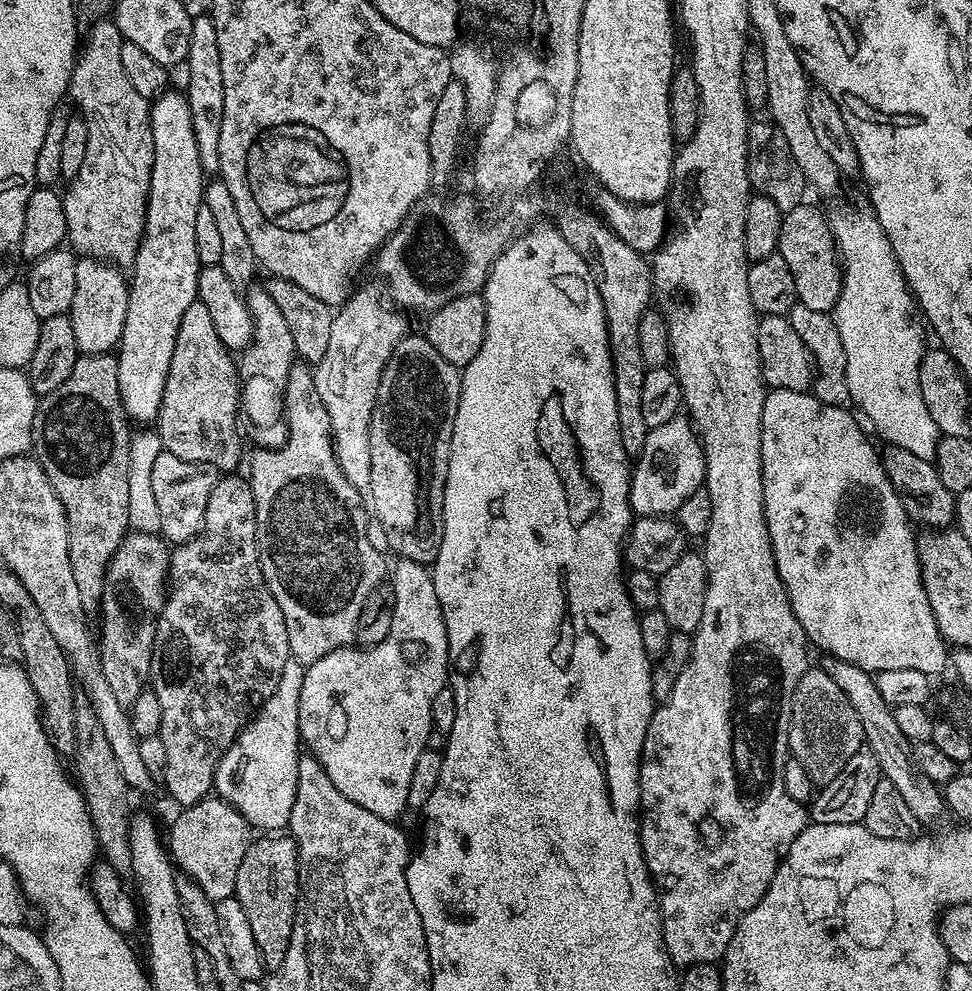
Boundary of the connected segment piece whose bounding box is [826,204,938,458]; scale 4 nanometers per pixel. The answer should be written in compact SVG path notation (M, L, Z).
M836 204L832 209L827 209L829 228L832 231L833 238L836 240L836 247L839 251L839 261L843 267L843 280L841 282L841 294L837 300L834 309L834 319L838 326L838 334L842 338L842 350L846 350L846 382L848 383L848 399L854 402L864 411L863 419L872 423L871 431L873 433L880 432L880 436L889 445L894 447L902 447L910 451L911 454L932 458L936 452L936 443L938 441L938 433L934 426L934 418L928 416L926 410L926 402L920 400L920 387L918 386L918 370L920 369L920 357L922 355L922 347L920 348L920 332L916 328L912 328L912 308L914 312L914 300L911 295L906 294L906 285L904 276L898 271L896 260L890 255L888 247L888 239L886 234L880 231L880 223L875 212L871 207L864 206L864 209L855 208L852 204Z

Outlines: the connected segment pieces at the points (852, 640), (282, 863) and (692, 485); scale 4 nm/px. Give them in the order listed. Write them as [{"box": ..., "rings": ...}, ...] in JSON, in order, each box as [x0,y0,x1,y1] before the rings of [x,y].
[{"box":[762,388,950,674],"rings":[[[781,388],[771,389],[765,395],[764,405],[762,406],[762,486],[764,487],[764,513],[766,514],[766,522],[768,523],[768,533],[770,534],[770,542],[772,543],[772,549],[774,550],[774,562],[778,566],[778,574],[782,578],[782,586],[786,590],[788,595],[788,601],[790,606],[794,610],[794,618],[798,618],[798,622],[802,626],[802,630],[808,636],[809,641],[813,645],[816,644],[821,648],[821,653],[829,656],[836,657],[837,660],[845,660],[850,662],[854,666],[858,666],[862,670],[871,672],[873,674],[881,672],[882,670],[922,670],[929,674],[937,674],[945,667],[946,669],[950,664],[950,648],[946,643],[944,636],[938,630],[938,622],[934,618],[934,610],[930,610],[930,598],[926,598],[926,590],[922,586],[922,574],[920,573],[920,559],[918,558],[918,550],[916,549],[917,533],[914,529],[914,524],[906,510],[903,508],[902,502],[899,500],[899,494],[895,492],[894,486],[891,485],[890,478],[886,474],[886,470],[883,468],[883,462],[881,460],[881,453],[878,448],[868,441],[869,433],[863,432],[860,429],[861,421],[848,413],[849,409],[844,406],[830,406],[829,404],[823,404],[818,397],[812,395],[811,391],[807,392],[795,392],[794,390],[782,390]]]},{"box":[234,834,300,970],"rings":[[[268,834],[253,839],[246,850],[246,858],[242,858],[242,866],[238,866],[234,895],[242,910],[246,910],[246,918],[250,918],[250,930],[254,930],[256,950],[264,959],[265,969],[279,970],[290,946],[296,900],[300,897],[298,850],[291,835]]]},{"box":[628,416,704,517],"rings":[[[675,416],[662,426],[648,429],[642,454],[630,468],[632,481],[628,501],[633,513],[641,516],[671,517],[704,482],[704,451],[691,420]]]}]

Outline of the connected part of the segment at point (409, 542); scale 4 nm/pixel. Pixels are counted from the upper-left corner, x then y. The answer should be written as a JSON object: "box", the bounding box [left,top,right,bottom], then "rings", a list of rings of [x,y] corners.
{"box":[367,334,461,566],"rings":[[[409,334],[405,336],[402,342],[398,342],[392,357],[386,362],[386,366],[382,370],[380,385],[378,386],[378,398],[370,422],[370,482],[367,491],[372,492],[372,500],[370,496],[371,511],[374,513],[375,518],[381,522],[383,529],[386,530],[386,537],[391,551],[393,553],[397,552],[395,555],[401,560],[409,560],[410,562],[418,562],[429,566],[438,560],[438,546],[442,546],[444,487],[448,477],[448,459],[450,458],[450,446],[452,445],[454,418],[460,401],[461,375],[461,369],[456,368],[450,362],[446,362],[446,358],[442,358],[442,354],[438,354],[438,350],[434,350],[434,346],[430,346],[427,338],[423,335],[415,336],[415,334]]]}

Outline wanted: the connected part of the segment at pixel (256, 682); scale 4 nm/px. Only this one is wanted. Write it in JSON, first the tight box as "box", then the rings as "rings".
{"box":[150,474,290,806],"rings":[[[224,474],[217,479],[214,490],[210,490],[210,502],[206,502],[206,518],[200,532],[193,540],[187,540],[185,544],[175,545],[171,549],[168,562],[170,587],[167,589],[162,610],[156,617],[154,650],[150,662],[150,691],[156,695],[158,703],[162,705],[162,726],[158,733],[162,738],[162,746],[166,746],[166,770],[162,783],[168,787],[169,794],[180,803],[180,806],[196,804],[213,791],[216,767],[222,754],[226,754],[226,750],[235,742],[237,734],[260,711],[260,707],[270,698],[270,694],[278,690],[278,678],[282,678],[282,666],[286,666],[286,662],[290,659],[286,622],[282,618],[282,610],[278,610],[278,602],[274,602],[274,594],[270,594],[266,586],[260,569],[260,555],[256,549],[256,507],[252,485],[243,475],[242,477],[236,475],[240,474]]]}

